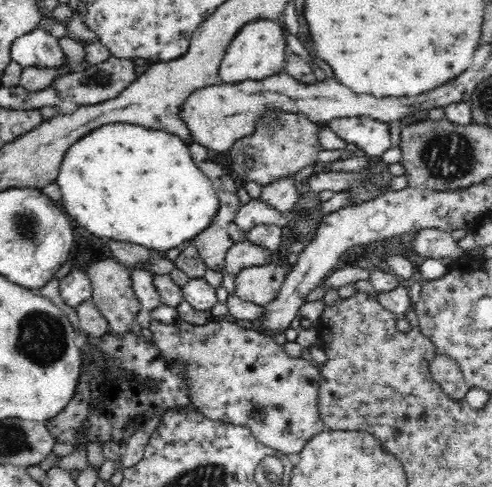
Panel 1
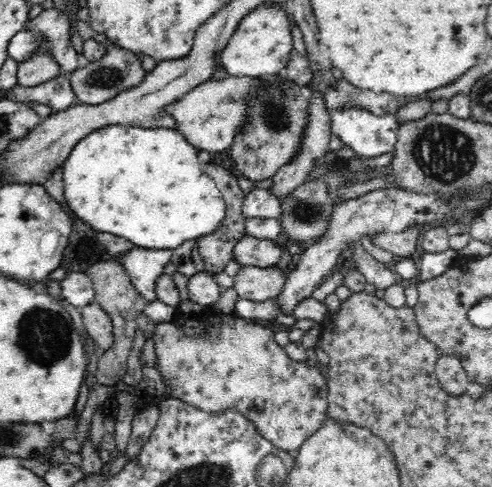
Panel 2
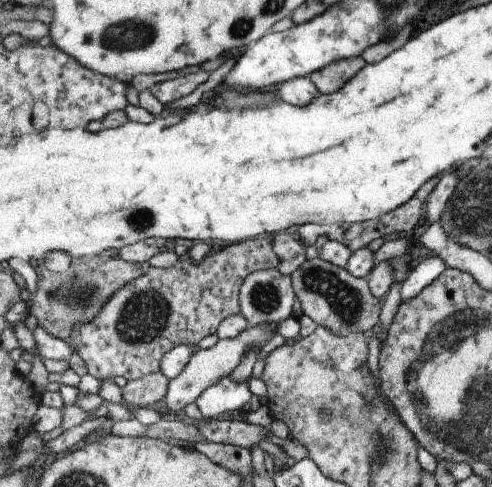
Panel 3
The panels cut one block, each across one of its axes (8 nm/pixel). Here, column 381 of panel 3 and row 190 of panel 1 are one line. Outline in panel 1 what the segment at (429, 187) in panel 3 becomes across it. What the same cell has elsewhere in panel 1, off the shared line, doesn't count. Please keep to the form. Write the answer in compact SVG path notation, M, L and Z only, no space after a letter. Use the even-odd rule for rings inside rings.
M206 160L206 162L198 164L198 166L200 166L200 170L214 182L214 188L218 190L218 196L220 196L220 212L218 212L218 216L216 216L216 222L214 222L208 230L204 230L200 236L192 238L192 244L198 248L200 258L202 258L202 262L206 264L206 268L224 274L228 250L230 250L234 244L240 244L240 242L246 240L246 232L236 224L236 216L238 216L238 212L240 212L240 202L238 202L236 192L240 190L242 184L240 184L240 180L238 180L236 176L230 178L230 176L224 172L224 168L220 168L220 166L214 164L214 162L208 162L208 160Z

